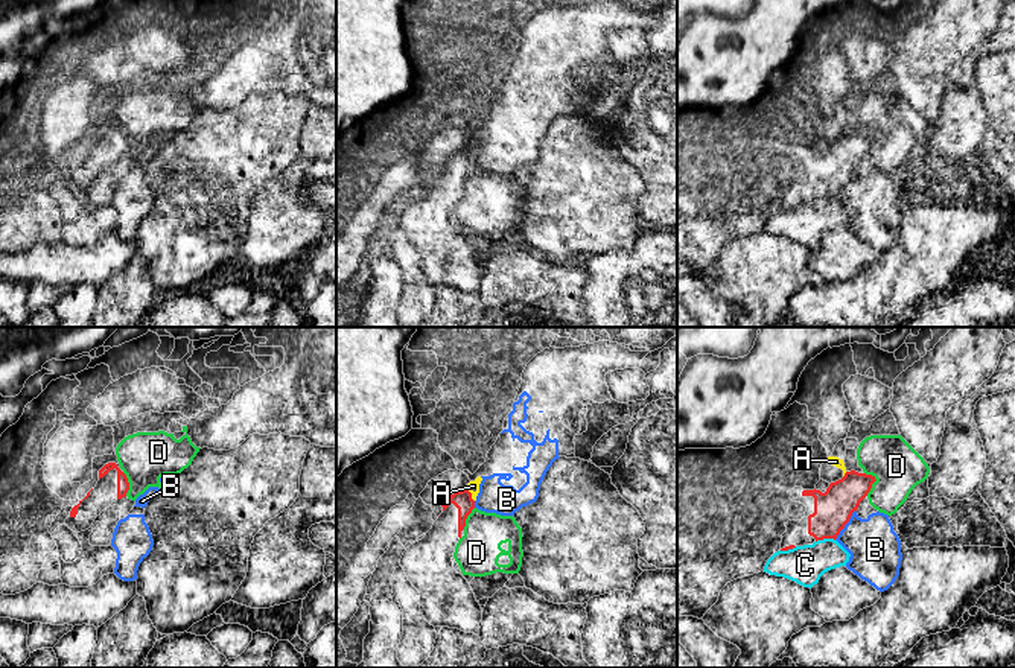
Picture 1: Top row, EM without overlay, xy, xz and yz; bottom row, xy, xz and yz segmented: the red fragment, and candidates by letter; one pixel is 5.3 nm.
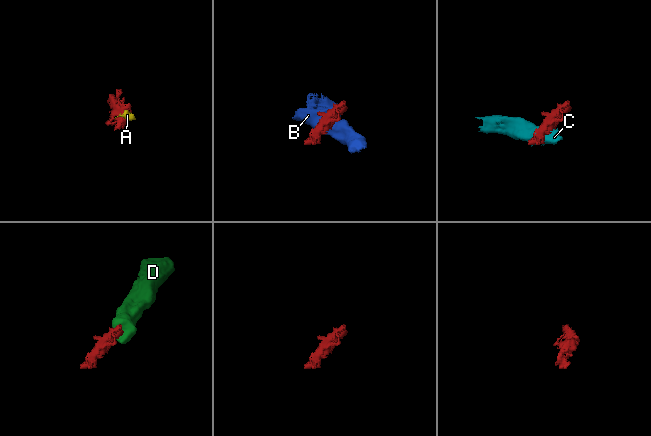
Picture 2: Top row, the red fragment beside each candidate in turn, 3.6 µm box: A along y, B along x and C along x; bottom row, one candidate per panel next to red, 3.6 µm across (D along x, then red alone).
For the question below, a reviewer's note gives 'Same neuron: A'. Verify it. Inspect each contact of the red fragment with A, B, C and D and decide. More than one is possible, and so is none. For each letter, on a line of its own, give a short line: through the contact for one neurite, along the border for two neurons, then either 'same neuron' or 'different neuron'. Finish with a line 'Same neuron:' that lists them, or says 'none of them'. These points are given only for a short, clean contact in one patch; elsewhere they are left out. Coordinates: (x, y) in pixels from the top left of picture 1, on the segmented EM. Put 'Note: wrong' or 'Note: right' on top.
Note: right
A: same neuron
B: line yz (855, 510), (834, 539); different neuron
C: line yz (834, 539), (819, 539), (816, 542); different neuron
D: line yz (865, 472), (875, 480), (866, 495); different neuron
Same neuron: A

